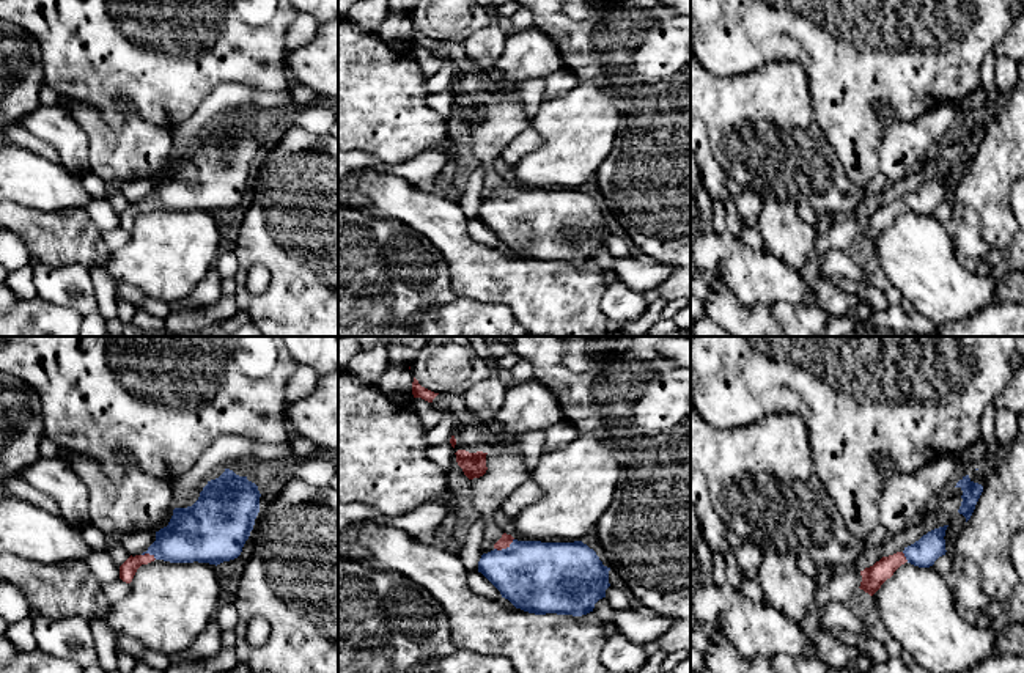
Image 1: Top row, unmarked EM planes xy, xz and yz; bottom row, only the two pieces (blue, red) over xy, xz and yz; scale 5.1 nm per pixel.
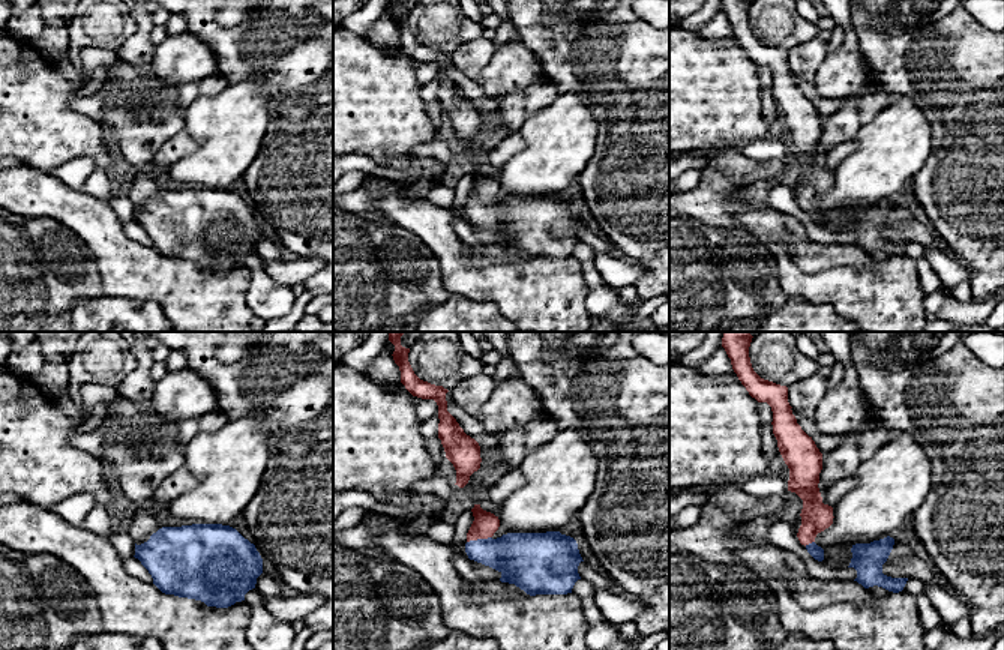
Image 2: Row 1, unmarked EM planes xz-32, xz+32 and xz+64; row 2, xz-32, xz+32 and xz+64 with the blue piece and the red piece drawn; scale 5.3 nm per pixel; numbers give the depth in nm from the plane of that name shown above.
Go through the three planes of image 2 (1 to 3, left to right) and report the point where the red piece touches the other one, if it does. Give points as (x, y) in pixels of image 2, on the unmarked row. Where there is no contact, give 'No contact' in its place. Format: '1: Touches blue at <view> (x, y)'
1: No contact
2: Touches blue at xz+32 (479, 203)
3: Touches blue at xz+64 (809, 207)

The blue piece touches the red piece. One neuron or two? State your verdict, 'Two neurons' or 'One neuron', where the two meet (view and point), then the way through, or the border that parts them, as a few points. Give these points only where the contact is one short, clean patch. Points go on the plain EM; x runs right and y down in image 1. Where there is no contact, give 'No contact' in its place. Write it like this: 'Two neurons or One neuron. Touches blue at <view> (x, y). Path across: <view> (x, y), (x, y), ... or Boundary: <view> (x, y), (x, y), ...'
One neuron. Touches blue at xz (504, 197). Path across: xz (538, 225), (504, 197), (505, 187)

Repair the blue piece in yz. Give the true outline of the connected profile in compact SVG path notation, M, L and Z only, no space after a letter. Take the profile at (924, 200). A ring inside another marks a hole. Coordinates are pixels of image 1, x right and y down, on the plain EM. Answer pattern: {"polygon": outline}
{"polygon": "M944 173L928 179L914 192L904 195L903 200L882 204L873 214L860 219L862 230L859 236L873 244L906 209L919 215L933 214L934 209L947 200L944 187L947 175L948 173Z"}

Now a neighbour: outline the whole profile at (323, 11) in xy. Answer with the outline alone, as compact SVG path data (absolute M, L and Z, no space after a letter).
M288 0L294 9L313 16L319 24L338 17L338 0Z

